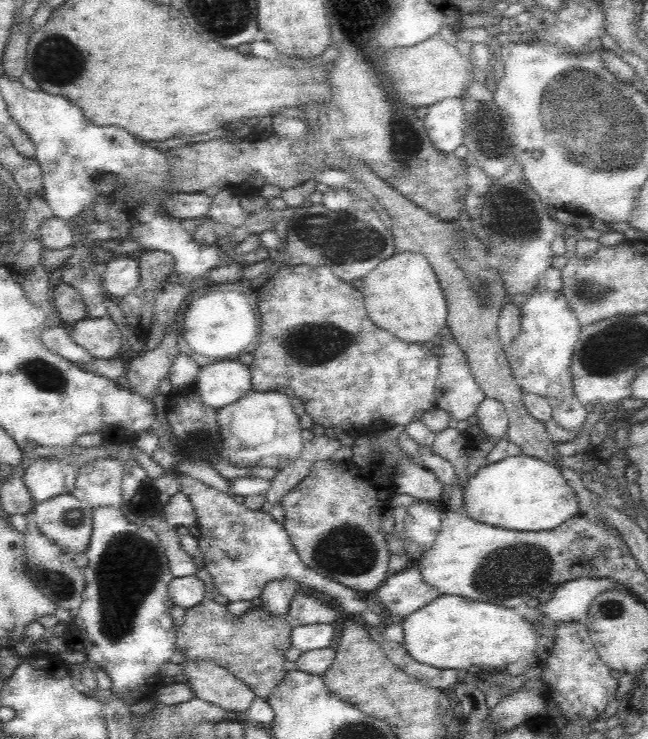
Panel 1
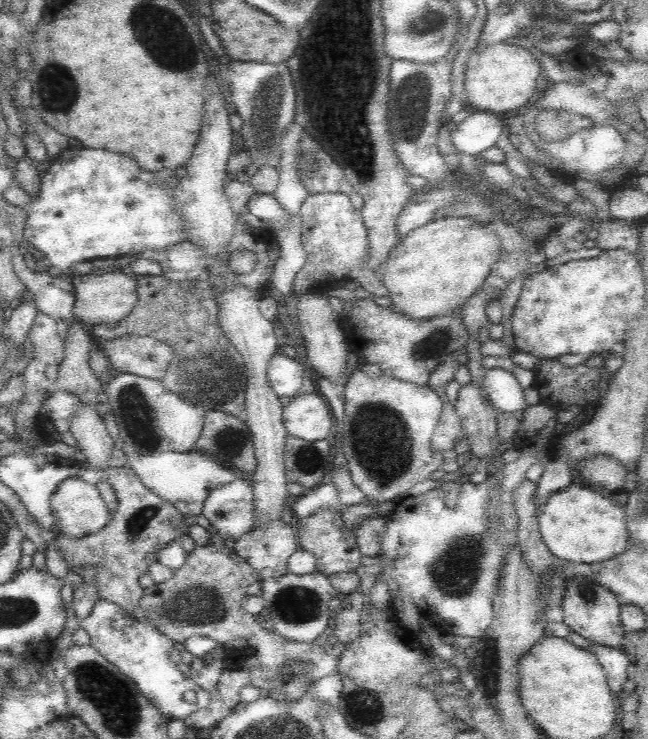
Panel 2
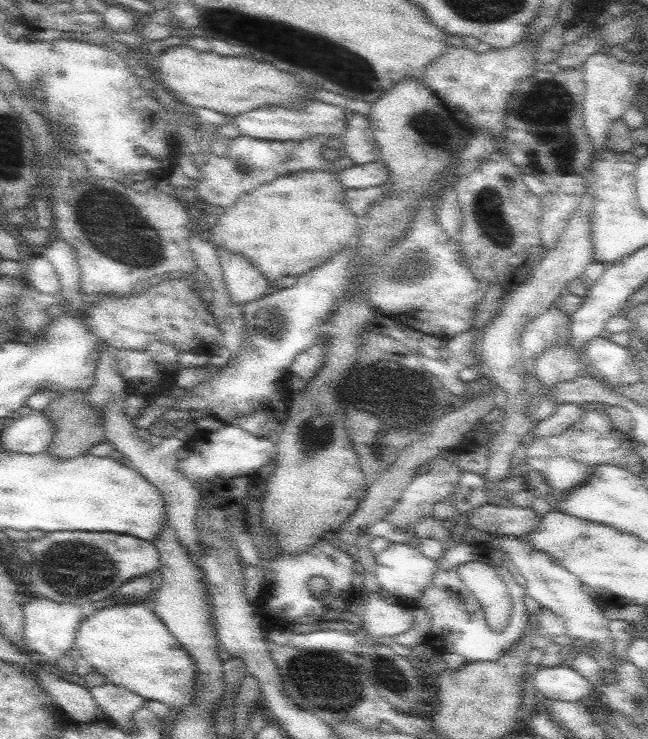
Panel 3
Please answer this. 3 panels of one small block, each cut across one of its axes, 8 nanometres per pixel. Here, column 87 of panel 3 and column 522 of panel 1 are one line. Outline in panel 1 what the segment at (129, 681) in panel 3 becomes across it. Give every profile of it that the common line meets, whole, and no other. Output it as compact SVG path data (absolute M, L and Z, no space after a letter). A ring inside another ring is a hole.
M440 595L400 622L404 633L403 645L408 654L418 662L436 668L504 670L512 662L534 658L538 642L533 621L524 620L514 610L454 595Z

